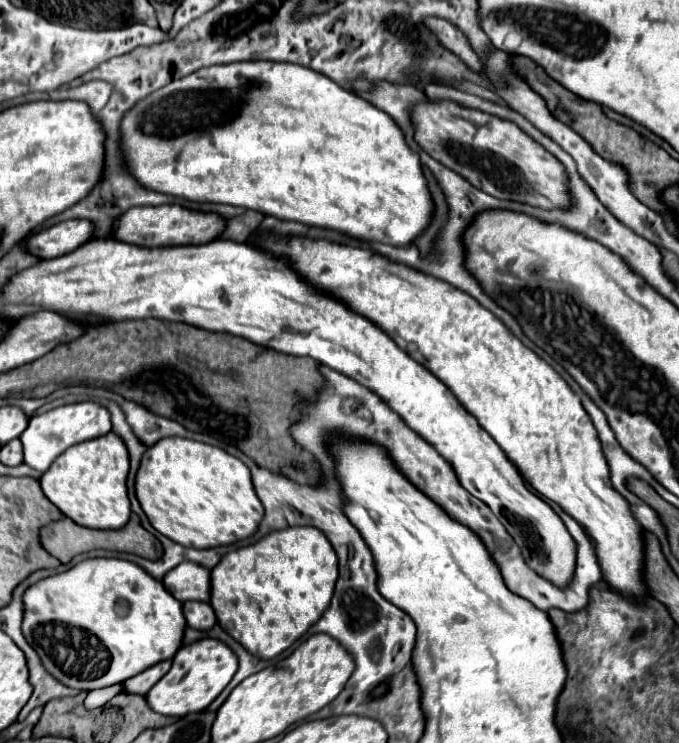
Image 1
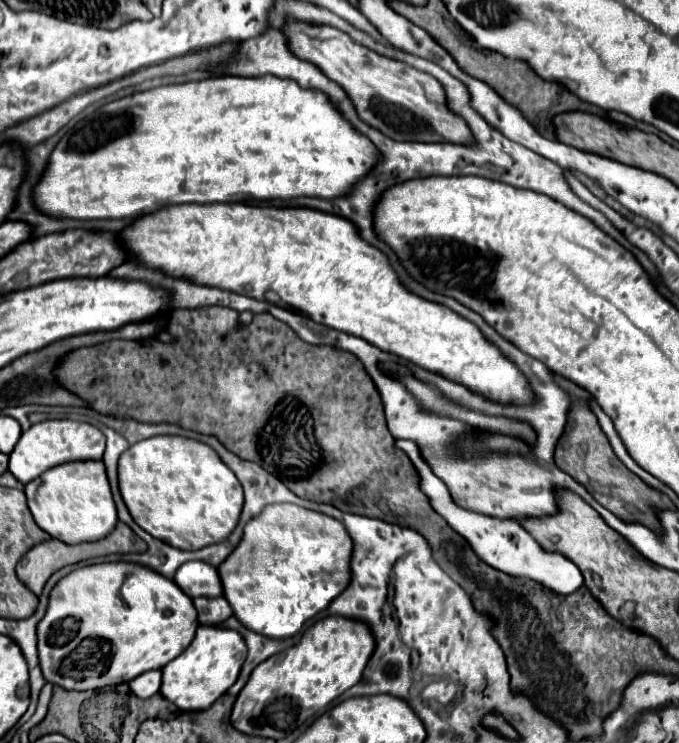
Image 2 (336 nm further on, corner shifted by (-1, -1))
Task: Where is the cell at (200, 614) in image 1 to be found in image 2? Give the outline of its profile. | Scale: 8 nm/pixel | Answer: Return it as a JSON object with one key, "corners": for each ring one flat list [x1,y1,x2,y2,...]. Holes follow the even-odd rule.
{"corners":[[196,597,194,607,202,625,220,625,232,615,232,607,224,597]]}

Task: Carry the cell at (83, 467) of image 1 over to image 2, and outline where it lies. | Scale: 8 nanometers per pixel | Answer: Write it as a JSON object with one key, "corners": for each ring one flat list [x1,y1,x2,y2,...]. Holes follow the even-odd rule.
{"corners":[[76,461,58,465,56,469,42,473,36,481,30,481,24,491,36,525,40,525,40,529,50,537,68,545,98,541,106,537,118,523,110,483,102,461]]}

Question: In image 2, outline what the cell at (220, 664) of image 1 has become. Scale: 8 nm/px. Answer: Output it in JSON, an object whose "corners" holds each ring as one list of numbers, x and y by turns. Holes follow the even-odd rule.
{"corners":[[200,625,190,647,162,669,160,693,182,711,208,709,236,683,240,667,246,659,246,651,246,643,238,631,226,627]]}

